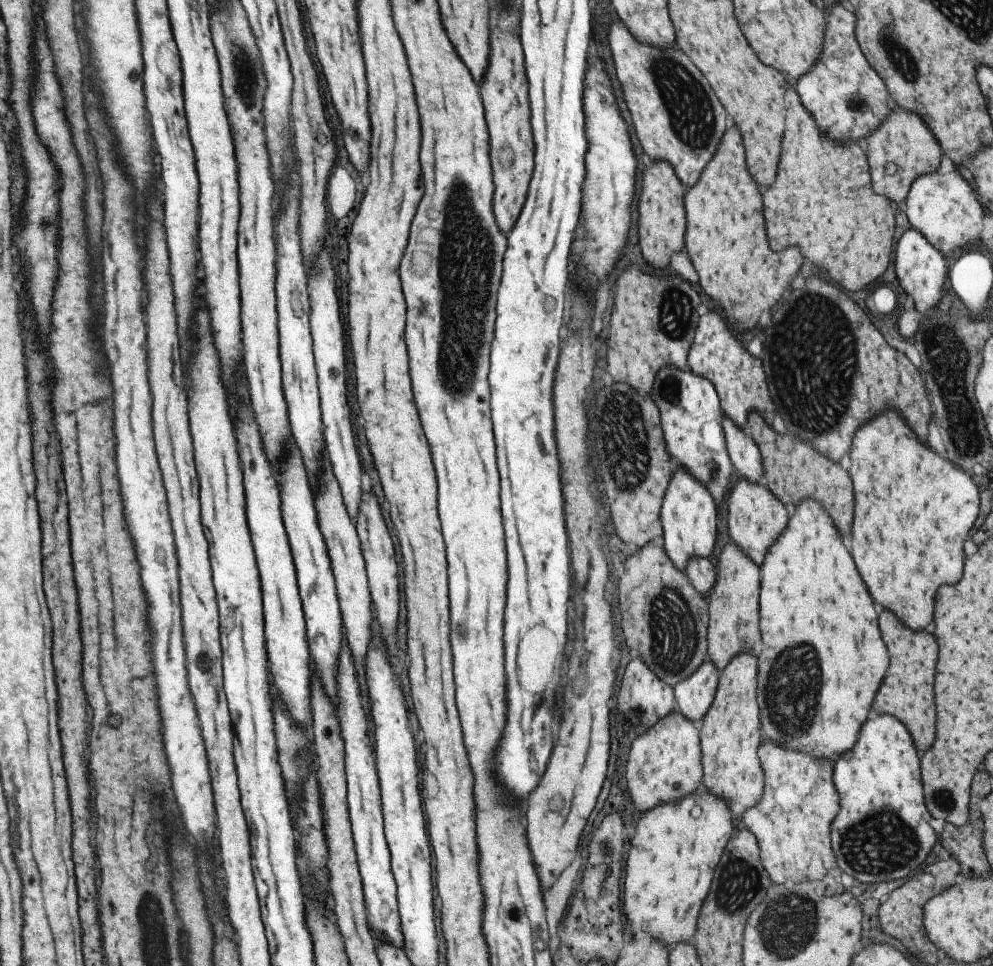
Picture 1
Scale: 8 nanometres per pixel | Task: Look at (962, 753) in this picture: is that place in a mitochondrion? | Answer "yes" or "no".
no

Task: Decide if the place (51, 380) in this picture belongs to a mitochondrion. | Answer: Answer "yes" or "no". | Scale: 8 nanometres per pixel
no

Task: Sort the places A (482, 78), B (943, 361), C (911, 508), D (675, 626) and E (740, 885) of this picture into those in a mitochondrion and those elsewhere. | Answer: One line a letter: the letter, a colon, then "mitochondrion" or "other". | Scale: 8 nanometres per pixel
A: other
B: mitochondrion
C: other
D: mitochondrion
E: mitochondrion

